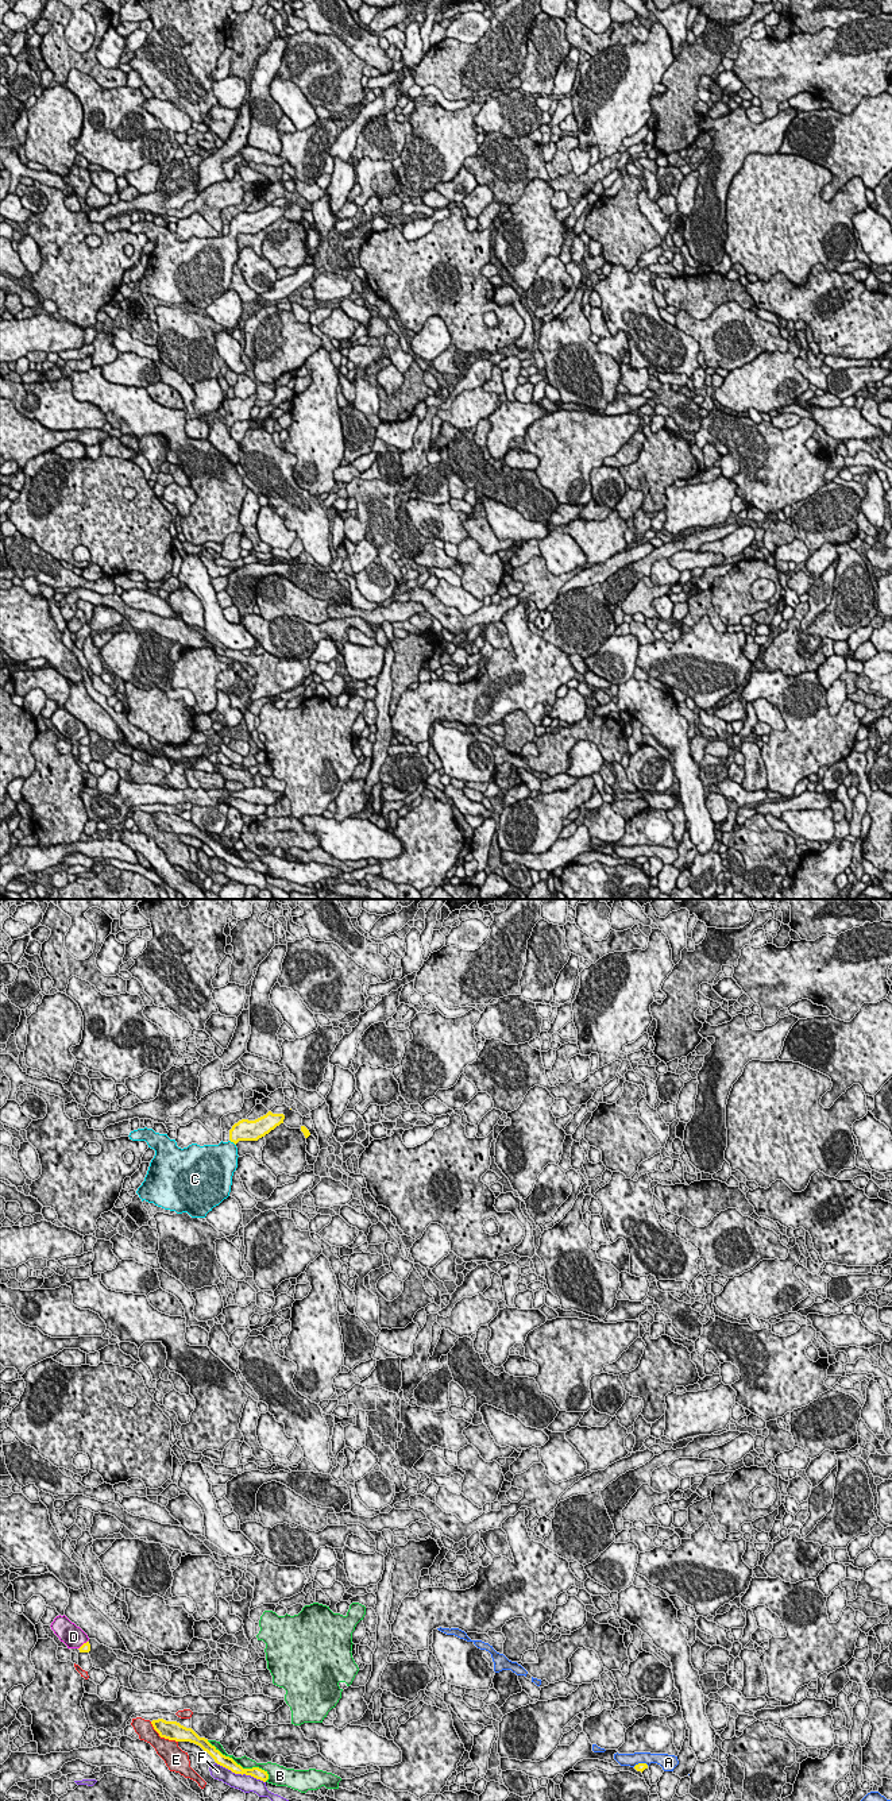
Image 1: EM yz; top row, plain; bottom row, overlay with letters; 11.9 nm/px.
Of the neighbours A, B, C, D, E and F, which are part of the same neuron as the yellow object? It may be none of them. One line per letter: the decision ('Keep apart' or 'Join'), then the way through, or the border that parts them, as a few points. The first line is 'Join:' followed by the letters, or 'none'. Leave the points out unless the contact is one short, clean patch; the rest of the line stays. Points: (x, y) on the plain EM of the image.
Join: C
A: Keep apart. Boundary: yz (648, 857), (638, 856), (633, 859)
B: Keep apart
C: Join. Path across: yz (244, 223), (232, 234), (221, 251)
D: Keep apart. Boundary: yz (87, 733), (78, 741)
E: Keep apart
F: Keep apart

